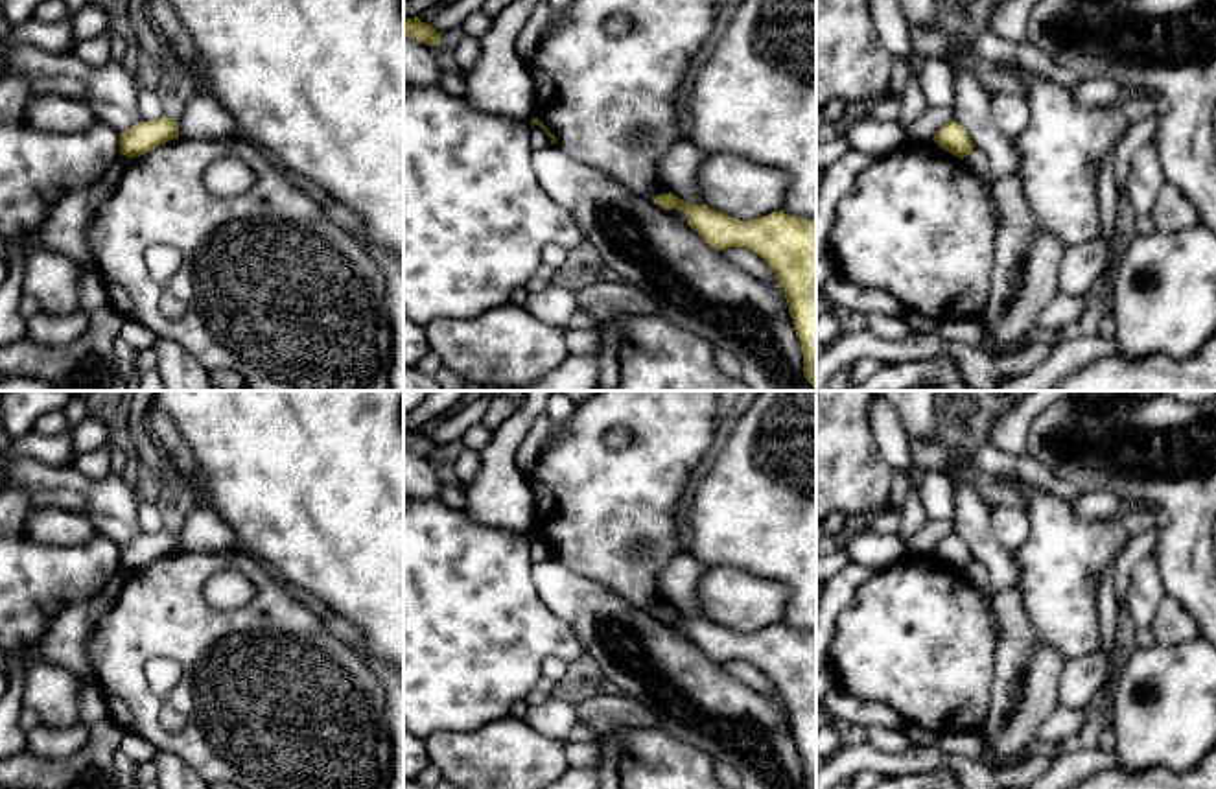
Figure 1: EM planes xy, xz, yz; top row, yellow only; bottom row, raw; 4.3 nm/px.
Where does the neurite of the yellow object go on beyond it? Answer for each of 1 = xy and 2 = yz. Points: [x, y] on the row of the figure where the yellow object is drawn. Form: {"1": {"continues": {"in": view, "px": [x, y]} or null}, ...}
{"1": {"continues": null}, "2": {"continues": null}}

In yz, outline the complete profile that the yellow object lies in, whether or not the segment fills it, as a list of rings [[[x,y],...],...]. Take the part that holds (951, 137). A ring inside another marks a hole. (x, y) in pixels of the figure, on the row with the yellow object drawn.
[[[951,120],[949,124],[945,124],[934,135],[932,140],[938,144],[938,147],[953,153],[958,159],[967,157],[975,149],[975,144],[969,133],[956,120]]]

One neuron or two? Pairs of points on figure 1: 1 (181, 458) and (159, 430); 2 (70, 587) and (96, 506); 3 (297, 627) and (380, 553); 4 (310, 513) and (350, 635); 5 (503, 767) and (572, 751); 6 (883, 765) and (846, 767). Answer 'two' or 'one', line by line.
1: one
2: two
3: two
4: two
5: two
6: one

